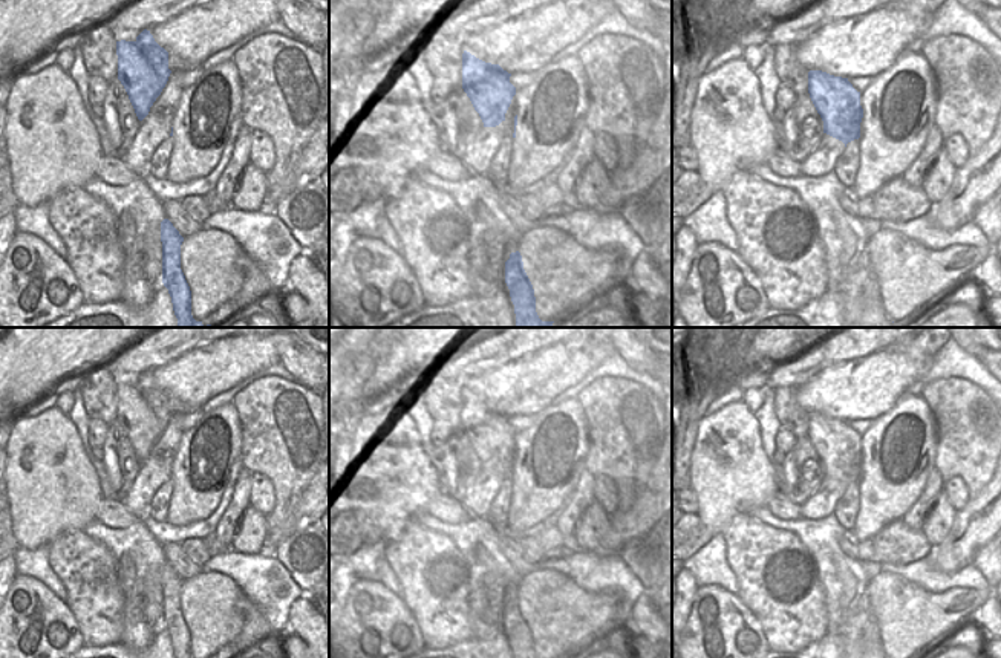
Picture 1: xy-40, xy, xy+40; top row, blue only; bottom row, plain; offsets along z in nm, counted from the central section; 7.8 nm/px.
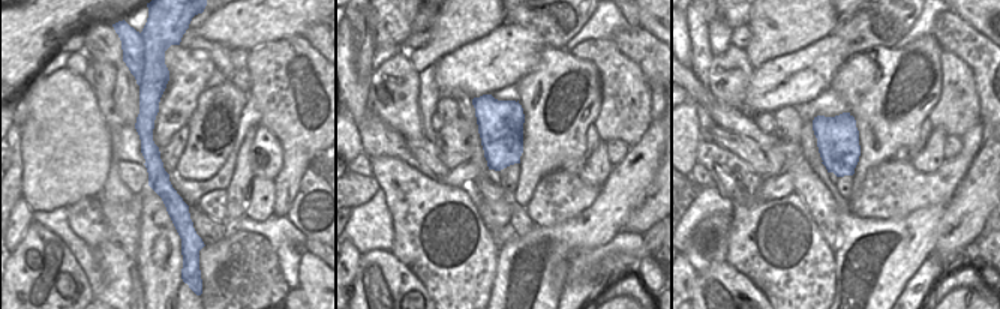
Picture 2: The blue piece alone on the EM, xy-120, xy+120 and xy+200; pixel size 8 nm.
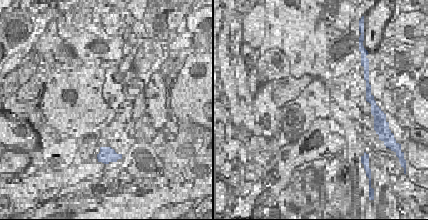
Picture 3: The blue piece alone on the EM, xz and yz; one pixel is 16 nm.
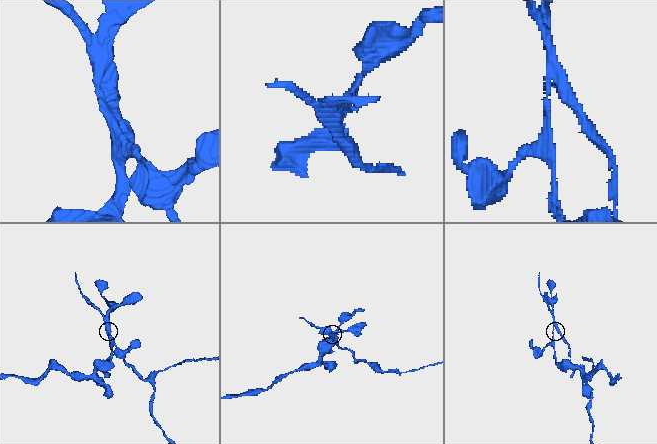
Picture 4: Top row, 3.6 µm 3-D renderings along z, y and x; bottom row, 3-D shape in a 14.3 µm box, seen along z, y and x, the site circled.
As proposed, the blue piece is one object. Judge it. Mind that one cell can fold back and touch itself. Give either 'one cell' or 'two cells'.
two cells

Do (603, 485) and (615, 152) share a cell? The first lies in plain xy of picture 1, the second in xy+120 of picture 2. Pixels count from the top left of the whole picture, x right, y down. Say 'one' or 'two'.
one

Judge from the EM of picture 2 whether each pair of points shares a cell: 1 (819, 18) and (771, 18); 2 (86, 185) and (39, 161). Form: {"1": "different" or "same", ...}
{"1": "same", "2": "same"}

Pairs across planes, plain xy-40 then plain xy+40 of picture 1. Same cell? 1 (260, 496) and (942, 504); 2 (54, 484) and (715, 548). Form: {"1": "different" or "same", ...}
{"1": "different", "2": "different"}

